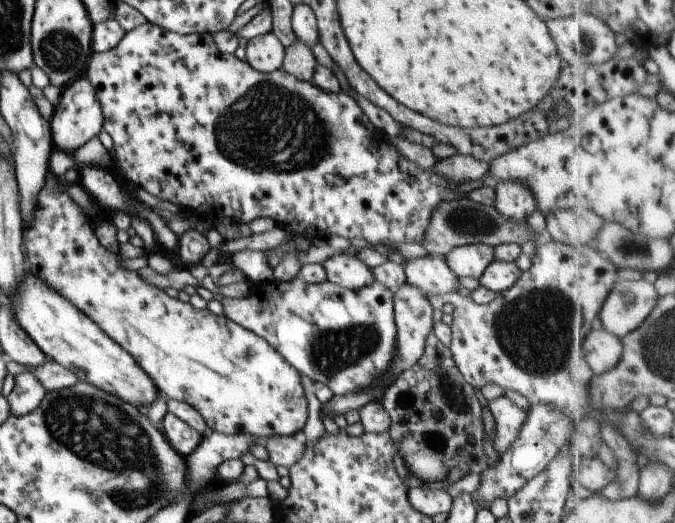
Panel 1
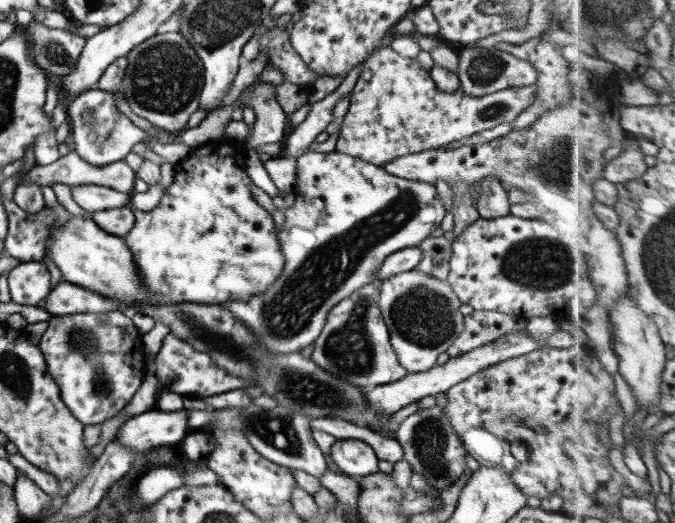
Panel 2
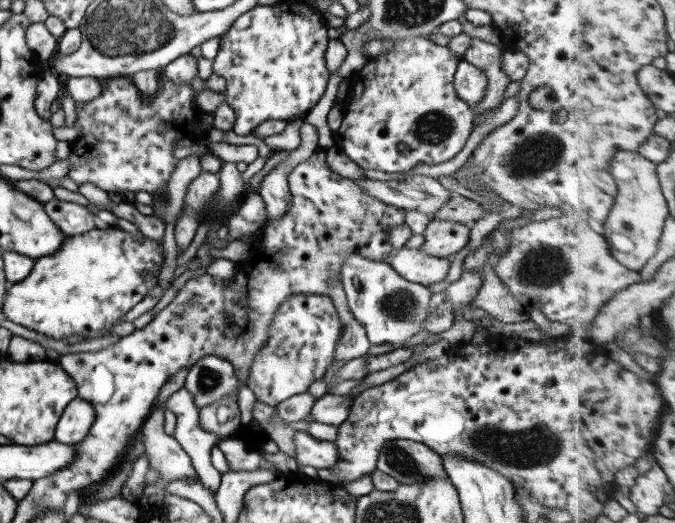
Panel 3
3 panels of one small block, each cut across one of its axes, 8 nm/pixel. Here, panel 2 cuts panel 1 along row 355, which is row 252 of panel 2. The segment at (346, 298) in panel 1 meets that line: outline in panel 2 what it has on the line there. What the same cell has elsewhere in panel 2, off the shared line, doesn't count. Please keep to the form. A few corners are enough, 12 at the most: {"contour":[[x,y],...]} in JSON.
{"contour":[[297,158],[270,288],[219,306],[274,354],[440,228],[436,184]]}

